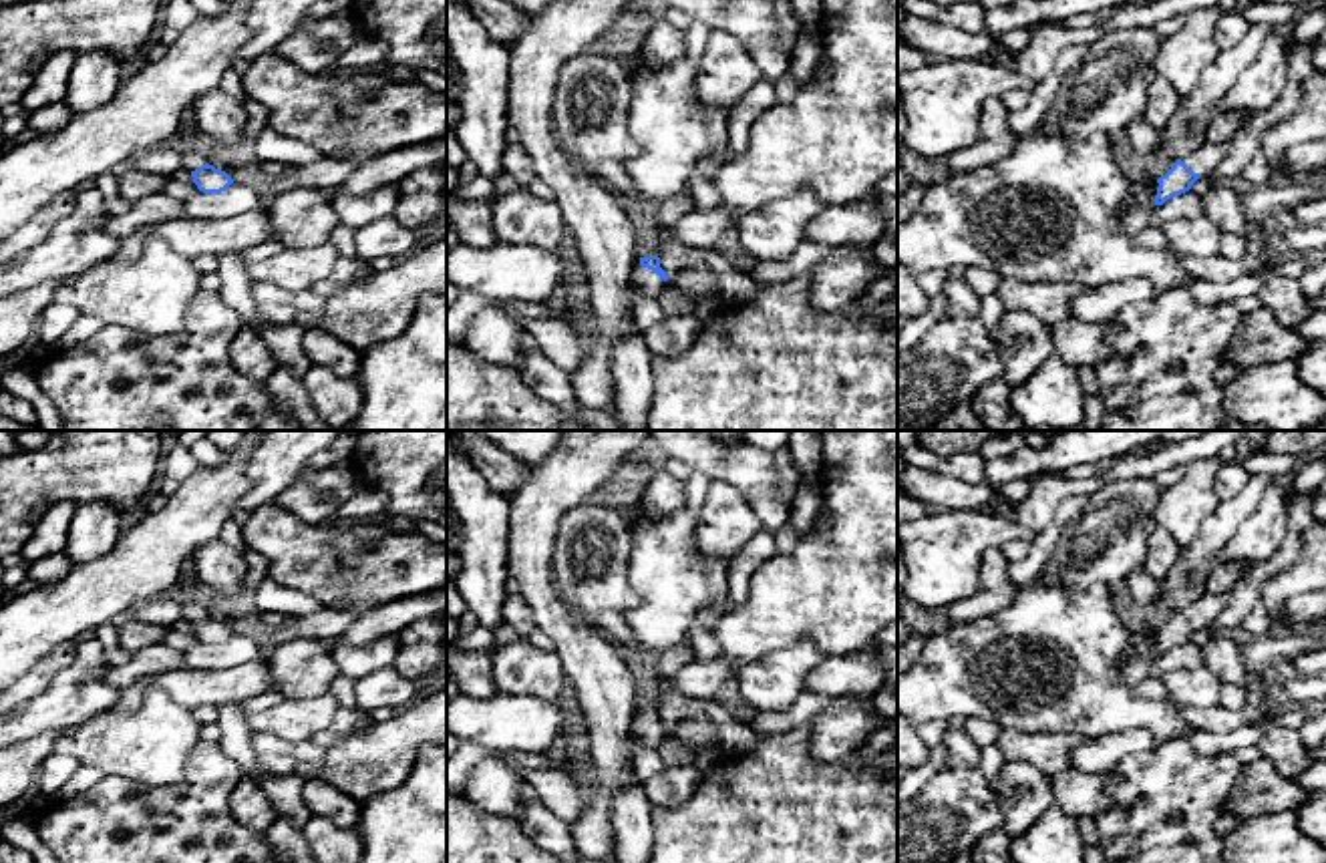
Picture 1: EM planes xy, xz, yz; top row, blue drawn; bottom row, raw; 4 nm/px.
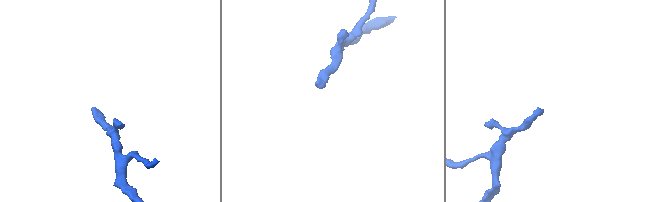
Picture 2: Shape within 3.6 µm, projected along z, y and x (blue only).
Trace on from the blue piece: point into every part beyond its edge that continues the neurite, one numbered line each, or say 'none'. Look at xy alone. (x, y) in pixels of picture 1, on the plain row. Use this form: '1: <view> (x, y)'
1: xy (192, 612)

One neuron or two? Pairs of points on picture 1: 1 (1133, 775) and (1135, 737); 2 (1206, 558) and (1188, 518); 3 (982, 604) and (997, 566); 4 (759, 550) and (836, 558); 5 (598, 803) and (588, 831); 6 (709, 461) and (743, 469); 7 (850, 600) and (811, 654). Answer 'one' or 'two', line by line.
1: two
2: two
3: one
4: two
5: one
6: one
7: two

